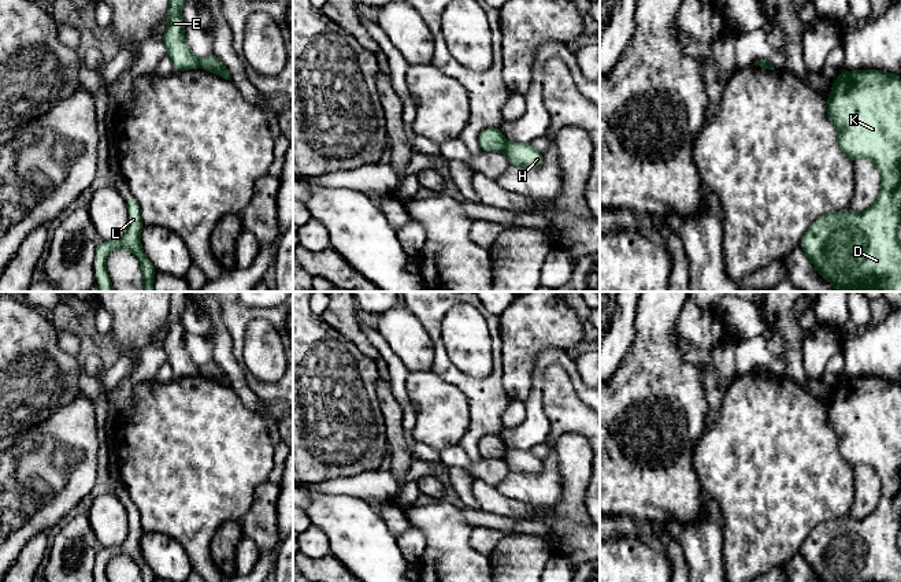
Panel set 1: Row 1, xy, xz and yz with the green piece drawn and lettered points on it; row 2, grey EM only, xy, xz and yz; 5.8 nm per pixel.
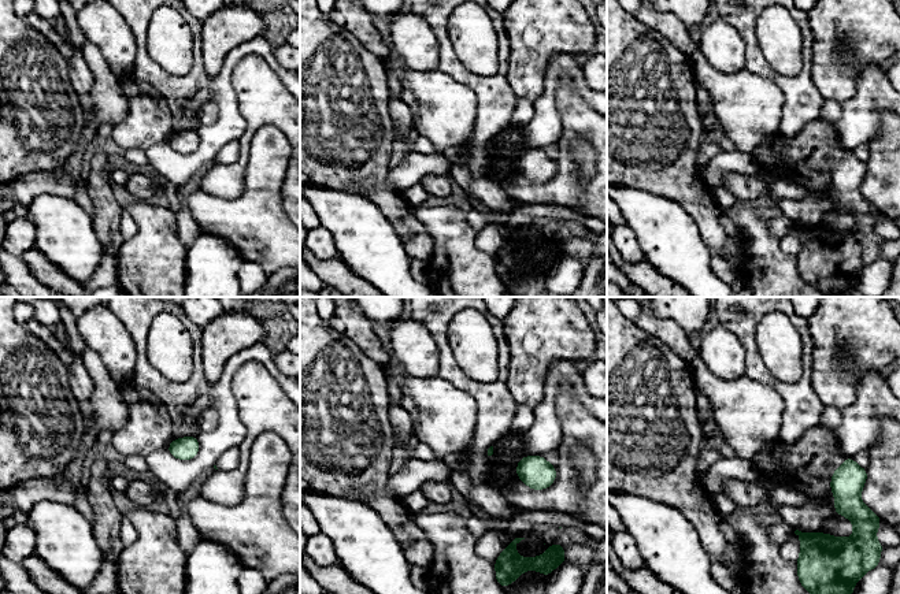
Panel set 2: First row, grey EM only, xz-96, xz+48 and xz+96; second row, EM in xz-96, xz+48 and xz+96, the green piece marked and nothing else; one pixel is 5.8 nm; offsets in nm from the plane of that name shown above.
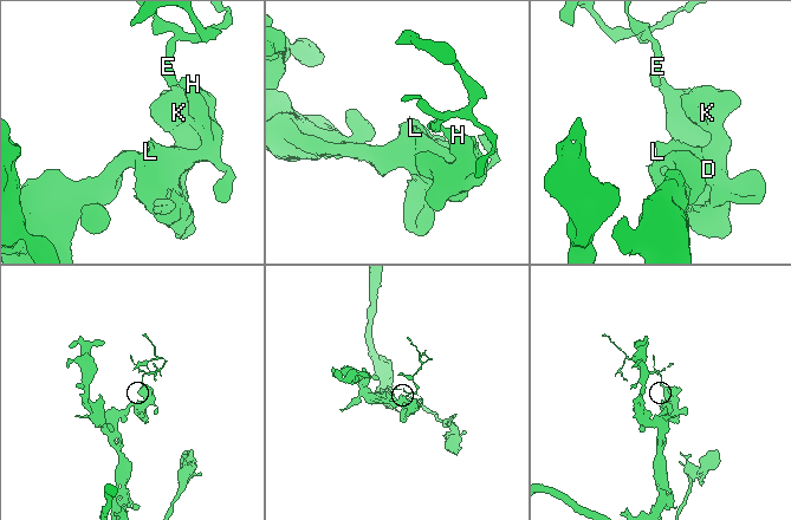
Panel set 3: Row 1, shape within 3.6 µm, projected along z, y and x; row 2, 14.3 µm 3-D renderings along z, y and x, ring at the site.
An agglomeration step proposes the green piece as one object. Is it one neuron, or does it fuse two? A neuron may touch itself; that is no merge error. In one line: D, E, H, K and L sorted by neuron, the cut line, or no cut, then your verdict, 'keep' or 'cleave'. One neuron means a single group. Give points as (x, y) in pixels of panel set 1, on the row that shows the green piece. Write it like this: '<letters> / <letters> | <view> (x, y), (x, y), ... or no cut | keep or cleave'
D H K L / E | xz (507, 143), (503, 149) | cleave

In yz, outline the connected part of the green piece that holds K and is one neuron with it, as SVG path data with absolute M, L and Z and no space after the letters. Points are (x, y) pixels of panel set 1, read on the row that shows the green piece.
M857 70L839 73L834 81L830 97L826 101L827 114L837 129L838 145L842 153L850 160L868 159L875 163L880 173L880 193L871 208L861 214L848 208L817 218L805 231L800 246L807 257L813 263L817 273L835 285L835 292L901 292L901 245L897 240L897 231L901 222L901 77L880 70Z

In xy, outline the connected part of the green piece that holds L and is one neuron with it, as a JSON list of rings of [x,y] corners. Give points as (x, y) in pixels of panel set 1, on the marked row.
[[[133,196],[127,197],[126,204],[129,205],[129,227],[126,233],[116,241],[100,241],[96,246],[96,279],[100,283],[99,292],[115,292],[104,260],[112,251],[119,248],[131,251],[140,259],[142,270],[142,292],[153,292],[153,278],[156,268],[153,267],[152,262],[144,255],[141,246],[140,234],[144,223],[141,220],[140,205]]]

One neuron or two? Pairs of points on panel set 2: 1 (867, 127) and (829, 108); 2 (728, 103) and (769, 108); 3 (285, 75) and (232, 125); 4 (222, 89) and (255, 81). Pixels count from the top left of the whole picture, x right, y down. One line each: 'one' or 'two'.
1: two
2: one
3: one
4: two

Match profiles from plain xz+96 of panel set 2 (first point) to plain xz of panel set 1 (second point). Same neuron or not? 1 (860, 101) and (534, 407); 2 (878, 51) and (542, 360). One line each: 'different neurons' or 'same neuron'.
1: same neuron
2: different neurons

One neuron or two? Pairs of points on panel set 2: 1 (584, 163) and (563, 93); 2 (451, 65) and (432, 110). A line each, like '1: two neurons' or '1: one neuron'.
1: two neurons
2: two neurons

